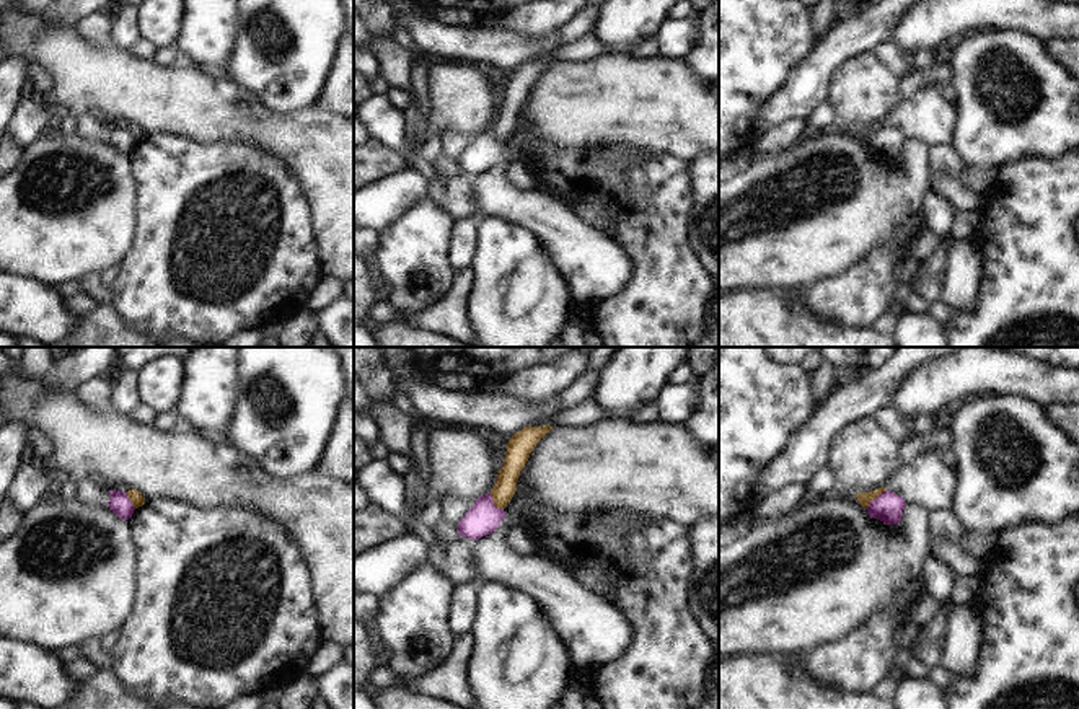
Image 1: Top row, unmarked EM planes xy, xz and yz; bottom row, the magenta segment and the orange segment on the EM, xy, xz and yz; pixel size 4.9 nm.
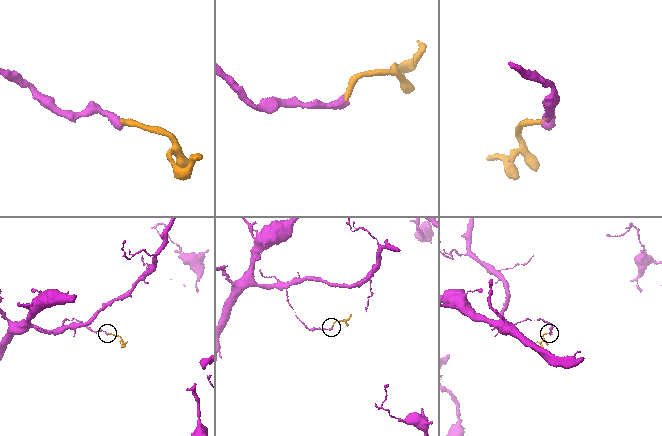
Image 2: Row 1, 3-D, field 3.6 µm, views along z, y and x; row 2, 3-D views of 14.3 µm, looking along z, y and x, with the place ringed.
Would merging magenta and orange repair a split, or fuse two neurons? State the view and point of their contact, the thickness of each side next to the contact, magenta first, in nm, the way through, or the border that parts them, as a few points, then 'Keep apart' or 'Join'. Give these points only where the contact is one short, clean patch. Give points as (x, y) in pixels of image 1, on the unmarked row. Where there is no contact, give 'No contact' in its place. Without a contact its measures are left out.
Touches magenta at xz (493, 137). Thickness 160 nm (magenta) against 110 nm. Boundary: xz (489, 127), (494, 139), (502, 144). Keep apart

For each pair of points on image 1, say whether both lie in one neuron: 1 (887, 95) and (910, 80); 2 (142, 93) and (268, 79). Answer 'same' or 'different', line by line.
1: different
2: different

